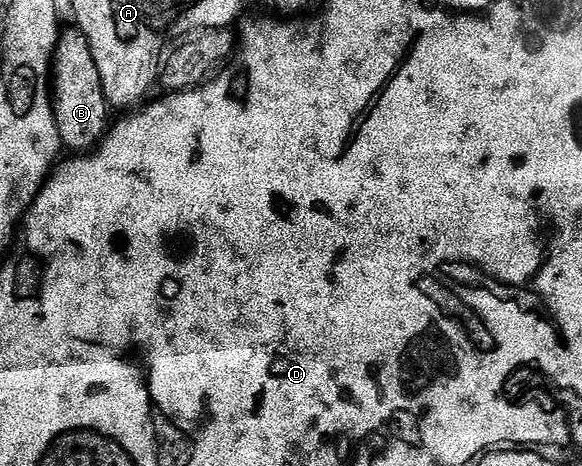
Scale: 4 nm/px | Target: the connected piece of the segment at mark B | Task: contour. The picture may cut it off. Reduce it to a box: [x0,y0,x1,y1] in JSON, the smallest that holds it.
[50,27,110,155]

